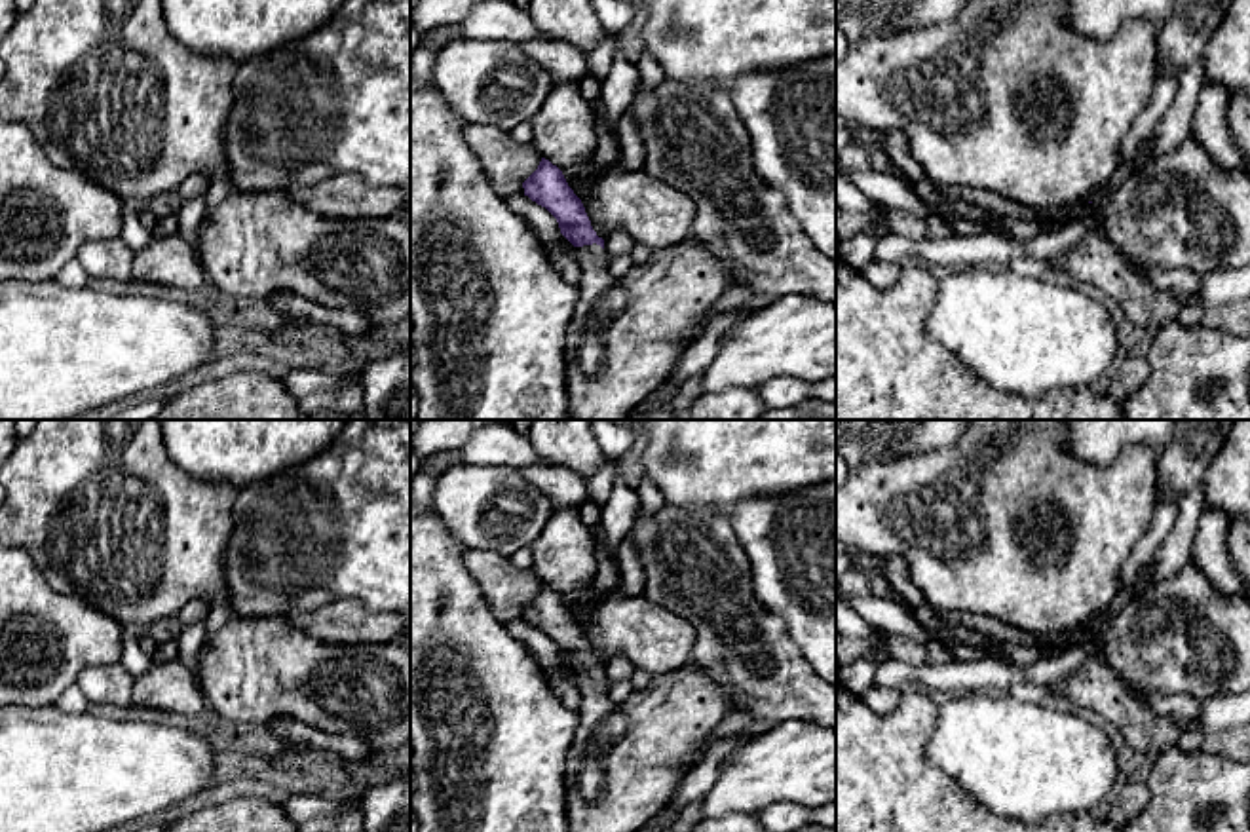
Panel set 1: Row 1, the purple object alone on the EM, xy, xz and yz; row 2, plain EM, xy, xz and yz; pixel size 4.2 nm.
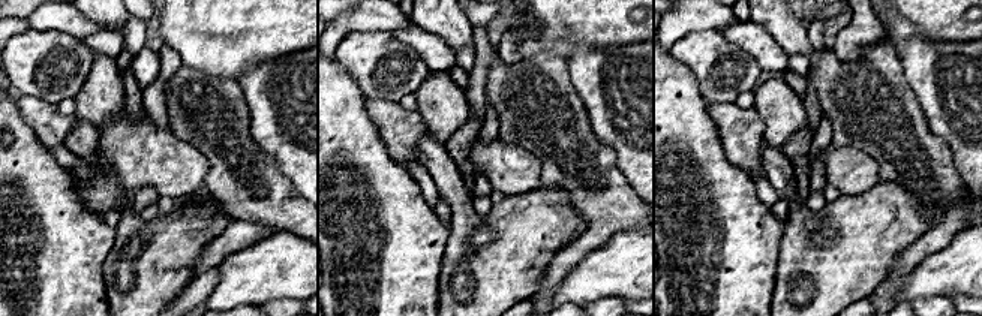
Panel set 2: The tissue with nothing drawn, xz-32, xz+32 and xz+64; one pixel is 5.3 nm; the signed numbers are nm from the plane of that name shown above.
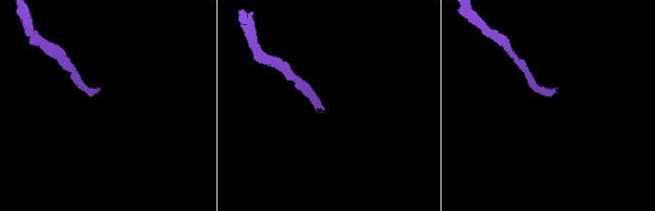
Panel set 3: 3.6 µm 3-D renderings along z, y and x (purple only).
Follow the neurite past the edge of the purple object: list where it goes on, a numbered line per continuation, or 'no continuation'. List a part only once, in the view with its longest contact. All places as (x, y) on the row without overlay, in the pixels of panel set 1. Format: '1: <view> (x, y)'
1: xz (625, 762)

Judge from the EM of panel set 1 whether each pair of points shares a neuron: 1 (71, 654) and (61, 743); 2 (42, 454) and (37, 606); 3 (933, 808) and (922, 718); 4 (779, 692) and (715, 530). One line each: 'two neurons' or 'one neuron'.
1: two neurons
2: two neurons
3: one neuron
4: one neuron

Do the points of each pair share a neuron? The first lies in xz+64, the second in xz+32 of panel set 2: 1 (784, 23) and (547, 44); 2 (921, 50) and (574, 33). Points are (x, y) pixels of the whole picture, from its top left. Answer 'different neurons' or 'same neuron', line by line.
1: different neurons
2: different neurons

